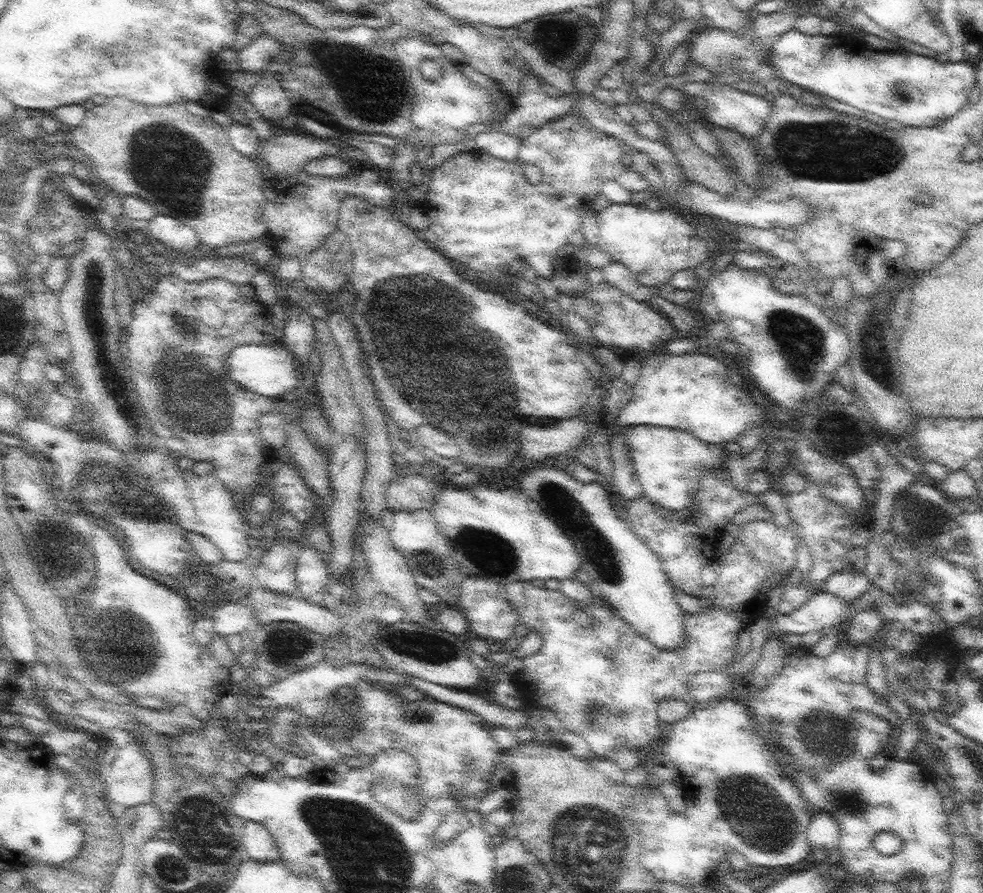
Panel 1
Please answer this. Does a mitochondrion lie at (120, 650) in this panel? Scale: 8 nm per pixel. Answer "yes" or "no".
yes

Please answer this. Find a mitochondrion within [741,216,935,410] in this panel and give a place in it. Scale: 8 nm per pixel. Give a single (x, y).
(802, 339)

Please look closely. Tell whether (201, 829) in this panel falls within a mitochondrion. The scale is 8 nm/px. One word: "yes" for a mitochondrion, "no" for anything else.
yes

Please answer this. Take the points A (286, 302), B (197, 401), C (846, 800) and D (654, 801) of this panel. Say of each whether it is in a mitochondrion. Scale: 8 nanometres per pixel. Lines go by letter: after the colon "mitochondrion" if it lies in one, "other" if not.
A: other
B: mitochondrion
C: mitochondrion
D: other

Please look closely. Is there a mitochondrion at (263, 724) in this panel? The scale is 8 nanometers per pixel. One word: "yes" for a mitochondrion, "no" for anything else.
no

